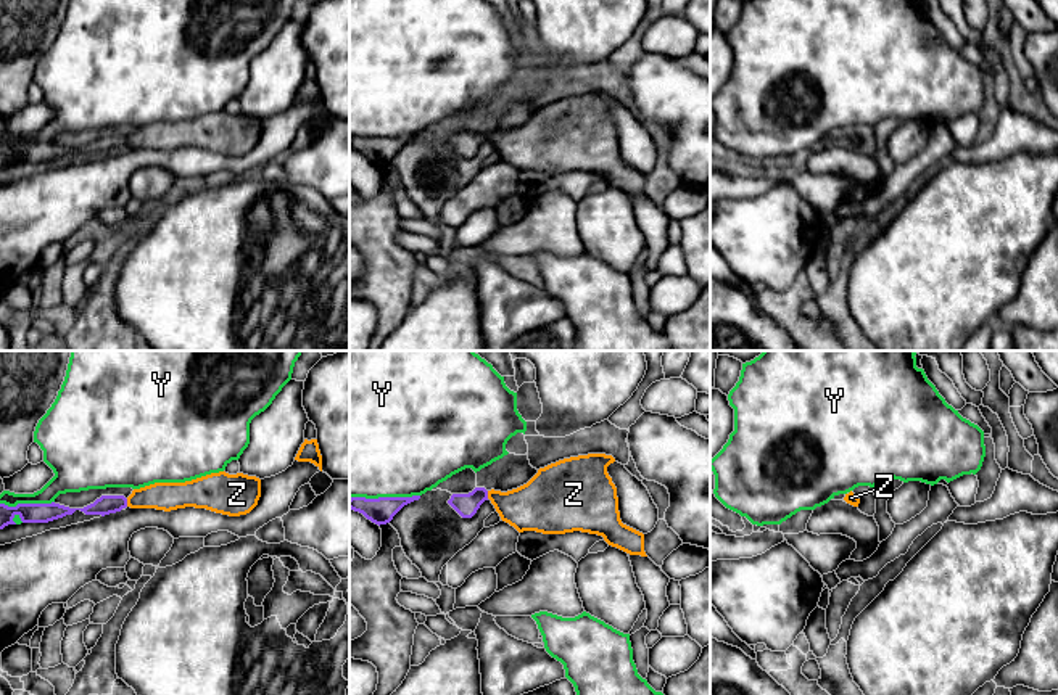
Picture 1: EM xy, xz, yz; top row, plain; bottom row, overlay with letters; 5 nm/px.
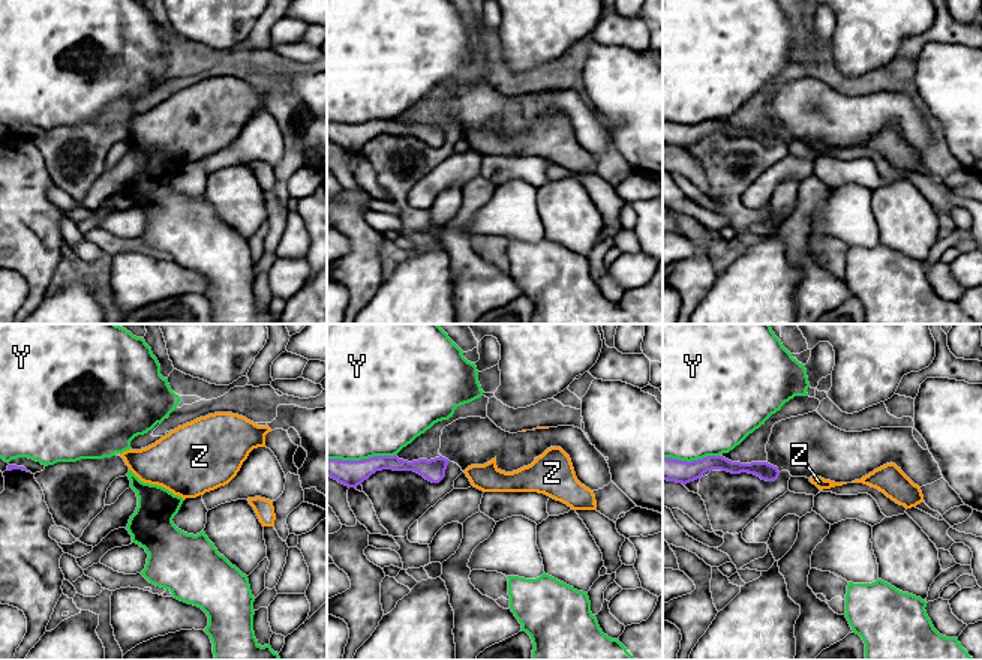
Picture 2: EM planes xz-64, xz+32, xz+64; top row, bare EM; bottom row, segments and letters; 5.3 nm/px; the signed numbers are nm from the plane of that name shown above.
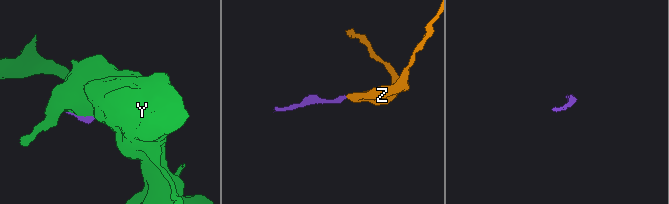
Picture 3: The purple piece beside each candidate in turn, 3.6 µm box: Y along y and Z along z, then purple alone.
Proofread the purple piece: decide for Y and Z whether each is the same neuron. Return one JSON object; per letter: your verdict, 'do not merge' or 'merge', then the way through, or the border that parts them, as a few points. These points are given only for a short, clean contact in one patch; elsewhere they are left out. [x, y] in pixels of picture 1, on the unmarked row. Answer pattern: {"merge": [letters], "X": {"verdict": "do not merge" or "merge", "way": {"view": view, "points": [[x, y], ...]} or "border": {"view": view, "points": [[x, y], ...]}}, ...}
{"merge": ["Z"], "Y": {"verdict": "do not merge"}, "Z": {"verdict": "merge", "way": {"view": "xy", "points": [[107, 143], [126, 142], [163, 135]]}}}

